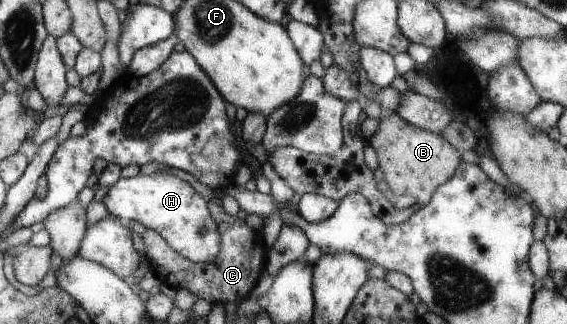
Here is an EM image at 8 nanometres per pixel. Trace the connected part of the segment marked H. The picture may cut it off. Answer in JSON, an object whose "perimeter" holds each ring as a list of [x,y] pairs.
{"perimeter":[[[163,173],[120,178],[101,192],[101,203],[115,219],[127,224],[138,222],[157,231],[174,252],[195,264],[210,263],[219,256],[221,235],[218,224],[209,213],[209,203],[183,179]]]}

